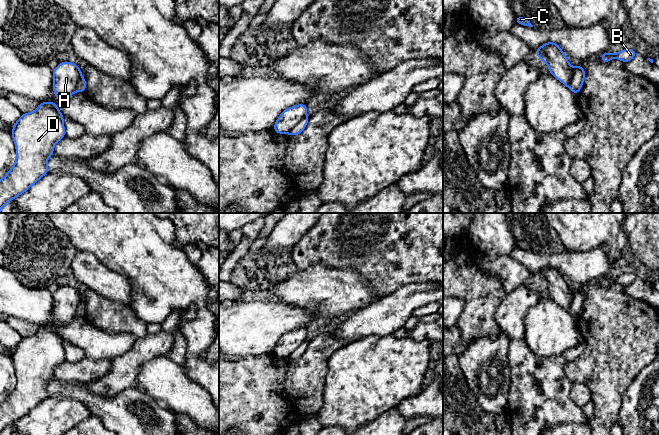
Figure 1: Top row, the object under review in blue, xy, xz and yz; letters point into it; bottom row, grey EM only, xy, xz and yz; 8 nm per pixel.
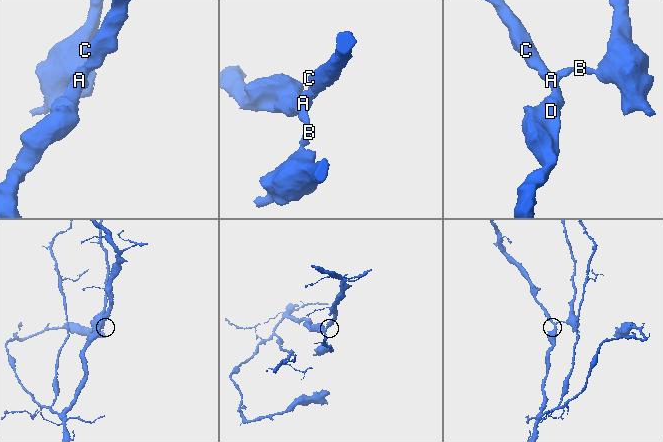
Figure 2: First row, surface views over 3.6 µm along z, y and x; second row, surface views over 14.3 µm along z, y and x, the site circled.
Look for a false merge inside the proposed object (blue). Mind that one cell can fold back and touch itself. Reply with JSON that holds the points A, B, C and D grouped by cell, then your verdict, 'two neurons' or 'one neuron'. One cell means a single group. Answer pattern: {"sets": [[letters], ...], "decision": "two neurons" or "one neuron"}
{"sets": [["A", "C", "D"], ["B"]], "decision": "two neurons"}

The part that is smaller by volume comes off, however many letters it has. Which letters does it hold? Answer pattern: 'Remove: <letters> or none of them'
Remove: B

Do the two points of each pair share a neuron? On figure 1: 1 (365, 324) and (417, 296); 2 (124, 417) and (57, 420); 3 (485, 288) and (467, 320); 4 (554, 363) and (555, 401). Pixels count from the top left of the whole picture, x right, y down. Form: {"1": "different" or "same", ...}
{"1": "same", "2": "different", "3": "same", "4": "same"}

